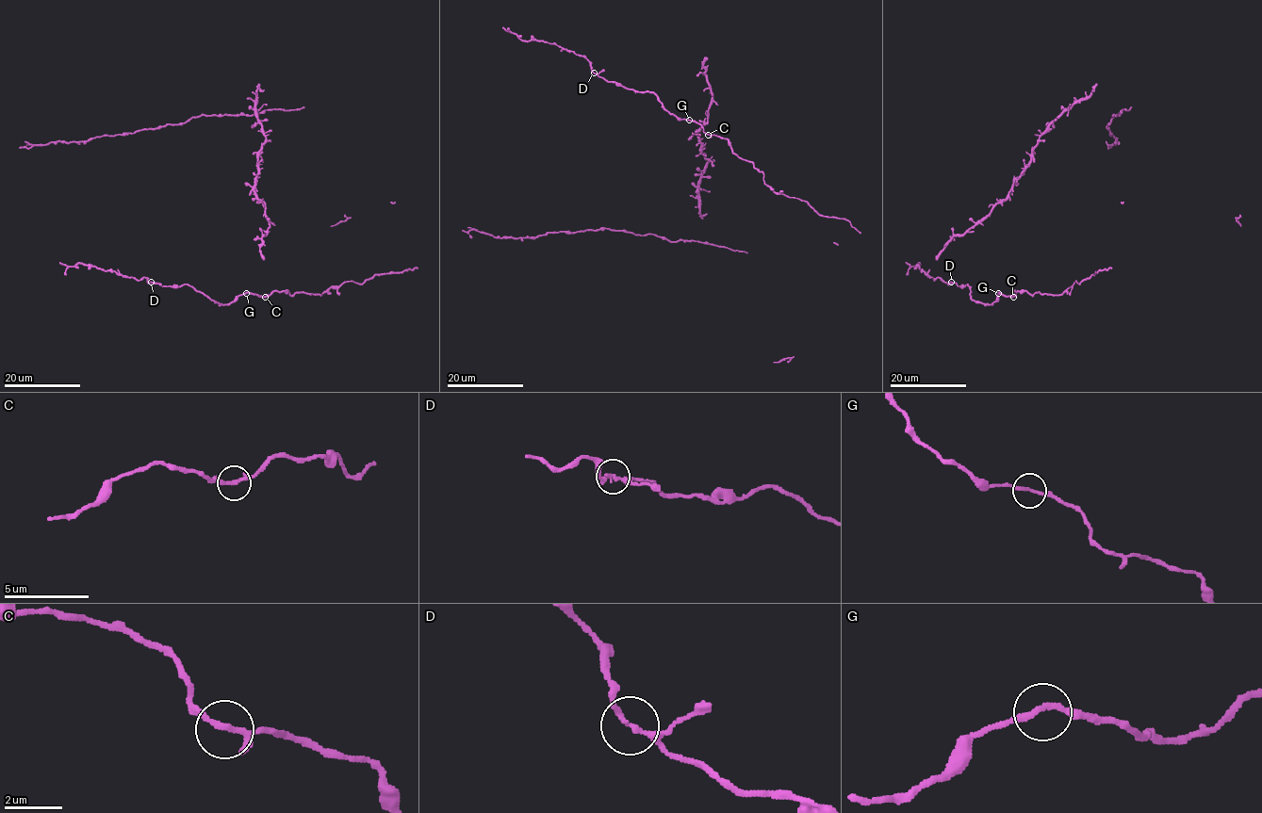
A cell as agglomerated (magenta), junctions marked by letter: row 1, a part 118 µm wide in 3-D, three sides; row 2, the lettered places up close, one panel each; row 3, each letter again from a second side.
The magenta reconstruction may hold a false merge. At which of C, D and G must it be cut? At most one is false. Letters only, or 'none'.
none

